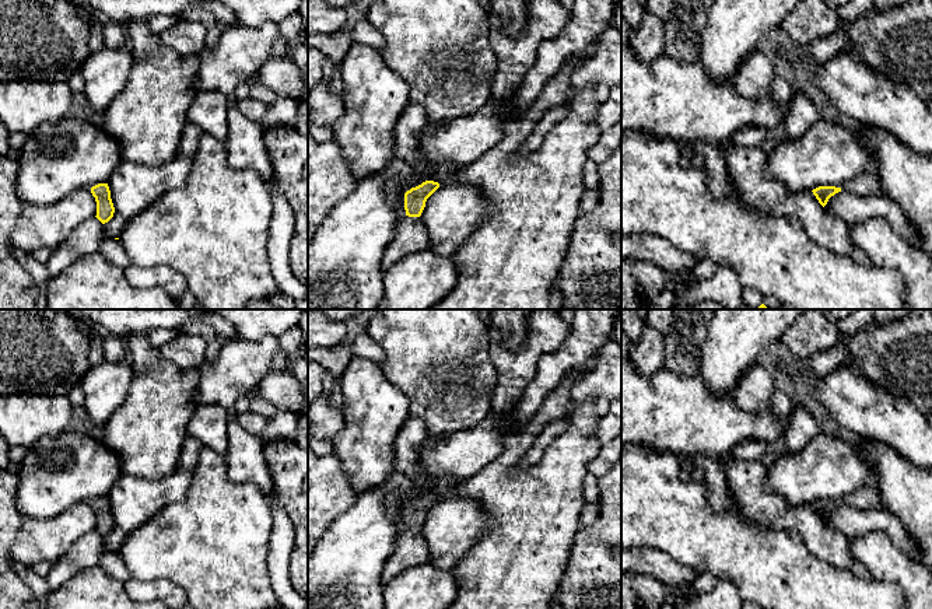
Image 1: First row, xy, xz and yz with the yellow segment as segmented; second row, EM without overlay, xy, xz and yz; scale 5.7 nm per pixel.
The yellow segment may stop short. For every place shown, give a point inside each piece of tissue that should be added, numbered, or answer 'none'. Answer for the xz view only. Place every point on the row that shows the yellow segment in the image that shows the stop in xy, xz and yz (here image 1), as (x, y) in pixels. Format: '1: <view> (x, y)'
1: xz (412, 235)

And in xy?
none

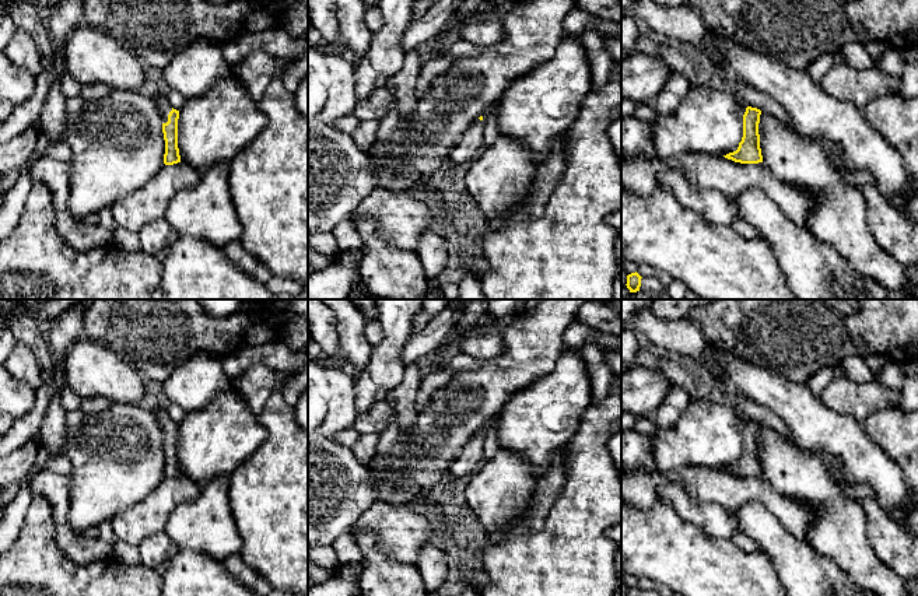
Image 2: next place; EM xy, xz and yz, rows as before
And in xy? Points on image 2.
1: xy (164, 108)

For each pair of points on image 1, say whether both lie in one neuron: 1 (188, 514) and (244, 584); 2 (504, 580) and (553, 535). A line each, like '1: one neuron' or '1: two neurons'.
1: one neuron
2: one neuron

